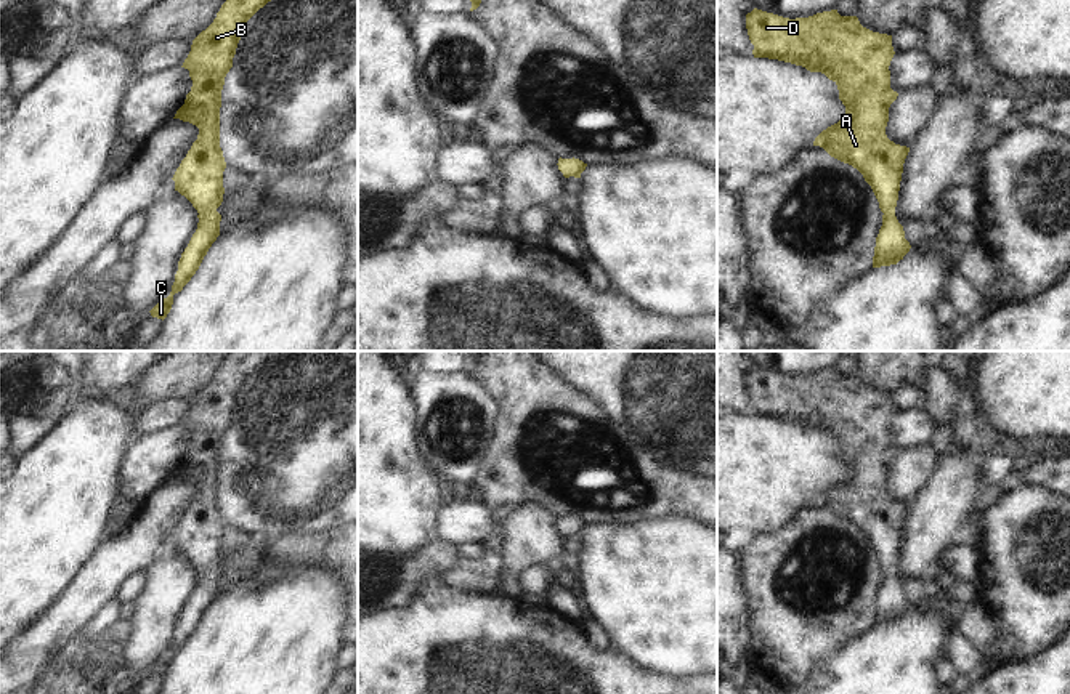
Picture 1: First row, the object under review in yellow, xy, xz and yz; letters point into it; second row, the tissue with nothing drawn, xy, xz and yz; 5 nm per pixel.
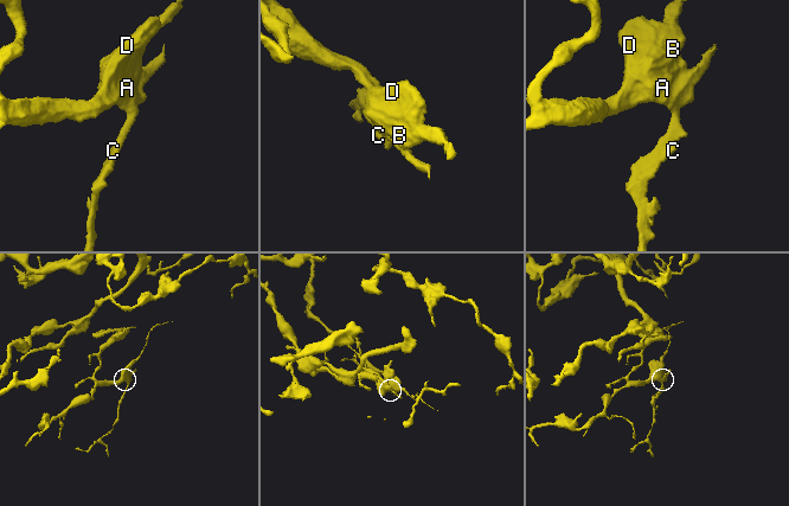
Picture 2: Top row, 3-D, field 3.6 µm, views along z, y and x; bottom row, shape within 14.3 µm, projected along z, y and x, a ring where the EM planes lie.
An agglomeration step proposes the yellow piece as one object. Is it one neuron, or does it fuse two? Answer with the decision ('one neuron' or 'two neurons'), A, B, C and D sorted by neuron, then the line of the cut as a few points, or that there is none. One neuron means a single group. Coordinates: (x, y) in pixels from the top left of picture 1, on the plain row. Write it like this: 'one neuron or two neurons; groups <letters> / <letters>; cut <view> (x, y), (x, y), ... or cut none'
one neuron; groups A B C D; cut none

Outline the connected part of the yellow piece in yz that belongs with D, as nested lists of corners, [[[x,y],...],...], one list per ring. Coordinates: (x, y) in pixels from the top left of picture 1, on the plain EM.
[[[754,367],[746,373],[746,388],[754,404],[754,417],[802,425],[810,431],[825,433],[837,444],[845,474],[823,489],[813,505],[823,506],[831,516],[857,527],[871,545],[884,572],[876,596],[873,627],[897,623],[911,607],[895,575],[903,523],[910,506],[895,503],[886,494],[889,466],[898,455],[890,447],[889,425],[895,414],[892,394],[873,391],[863,386],[857,375],[841,375],[837,369],[789,378]]]

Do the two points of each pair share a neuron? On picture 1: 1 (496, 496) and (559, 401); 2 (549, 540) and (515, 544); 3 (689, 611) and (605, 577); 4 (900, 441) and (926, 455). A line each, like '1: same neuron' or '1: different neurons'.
1: same neuron
2: same neuron
3: same neuron
4: different neurons

